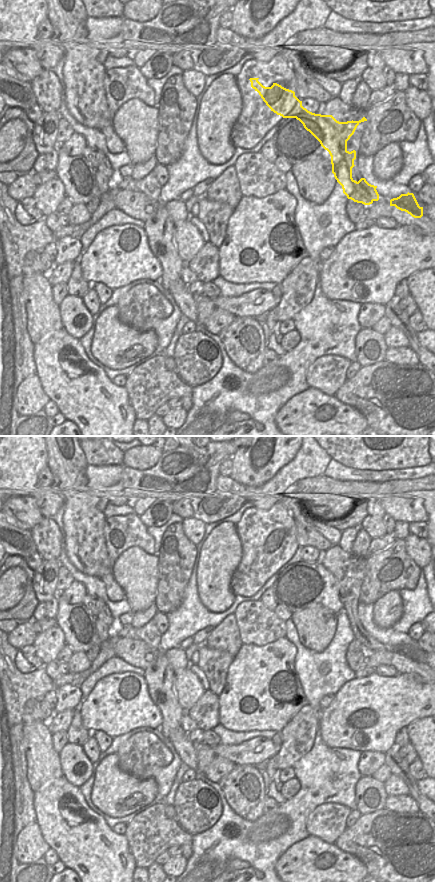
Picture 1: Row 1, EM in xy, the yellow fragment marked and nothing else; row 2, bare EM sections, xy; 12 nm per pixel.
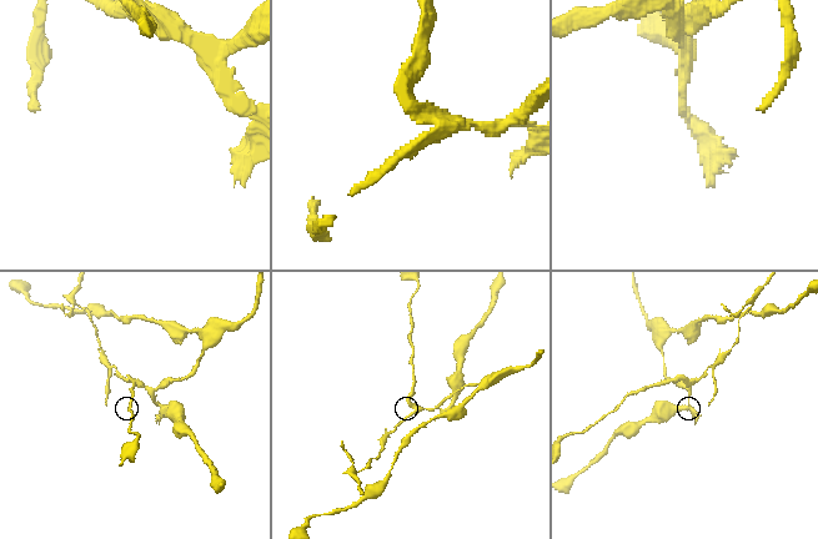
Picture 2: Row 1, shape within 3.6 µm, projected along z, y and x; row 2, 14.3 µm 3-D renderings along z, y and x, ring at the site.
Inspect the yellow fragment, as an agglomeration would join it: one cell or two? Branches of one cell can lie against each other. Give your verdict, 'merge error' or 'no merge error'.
merge error

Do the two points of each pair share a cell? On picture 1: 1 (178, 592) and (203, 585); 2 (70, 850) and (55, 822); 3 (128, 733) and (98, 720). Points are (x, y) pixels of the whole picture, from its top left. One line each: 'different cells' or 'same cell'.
1: same cell
2: same cell
3: same cell

